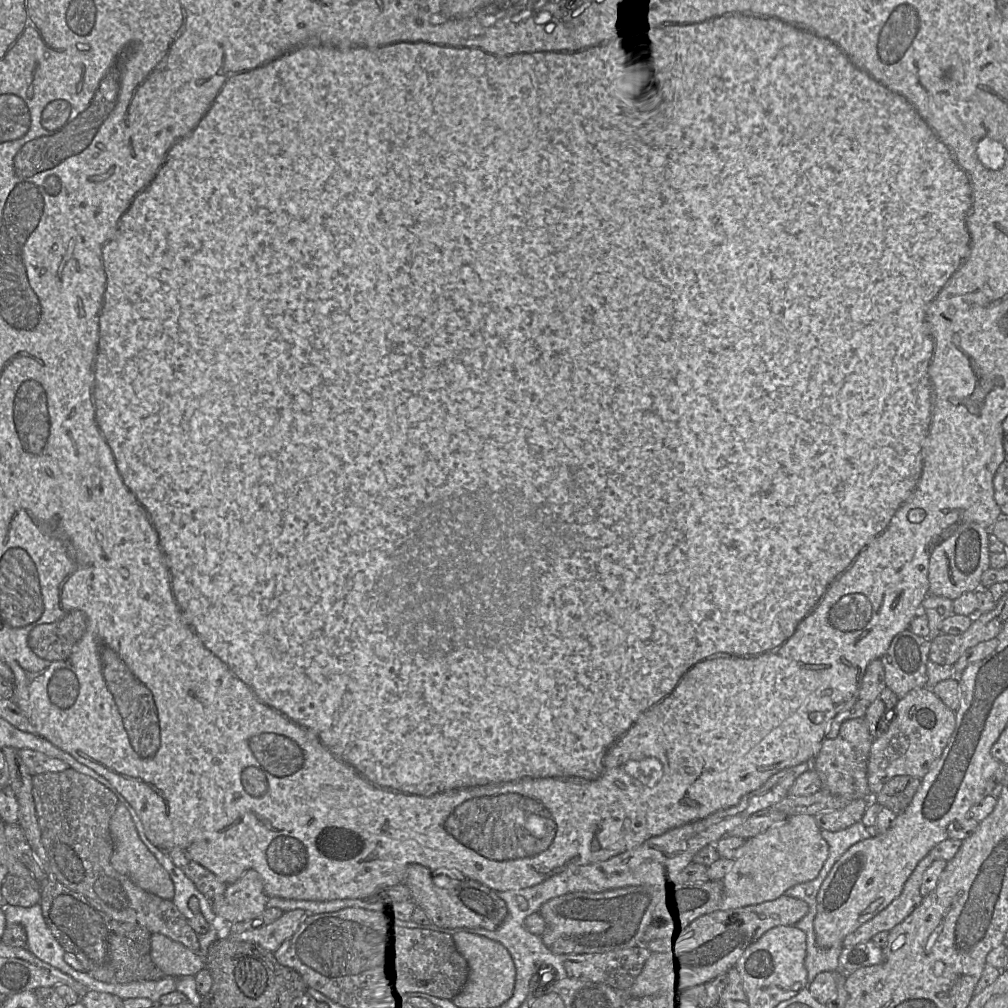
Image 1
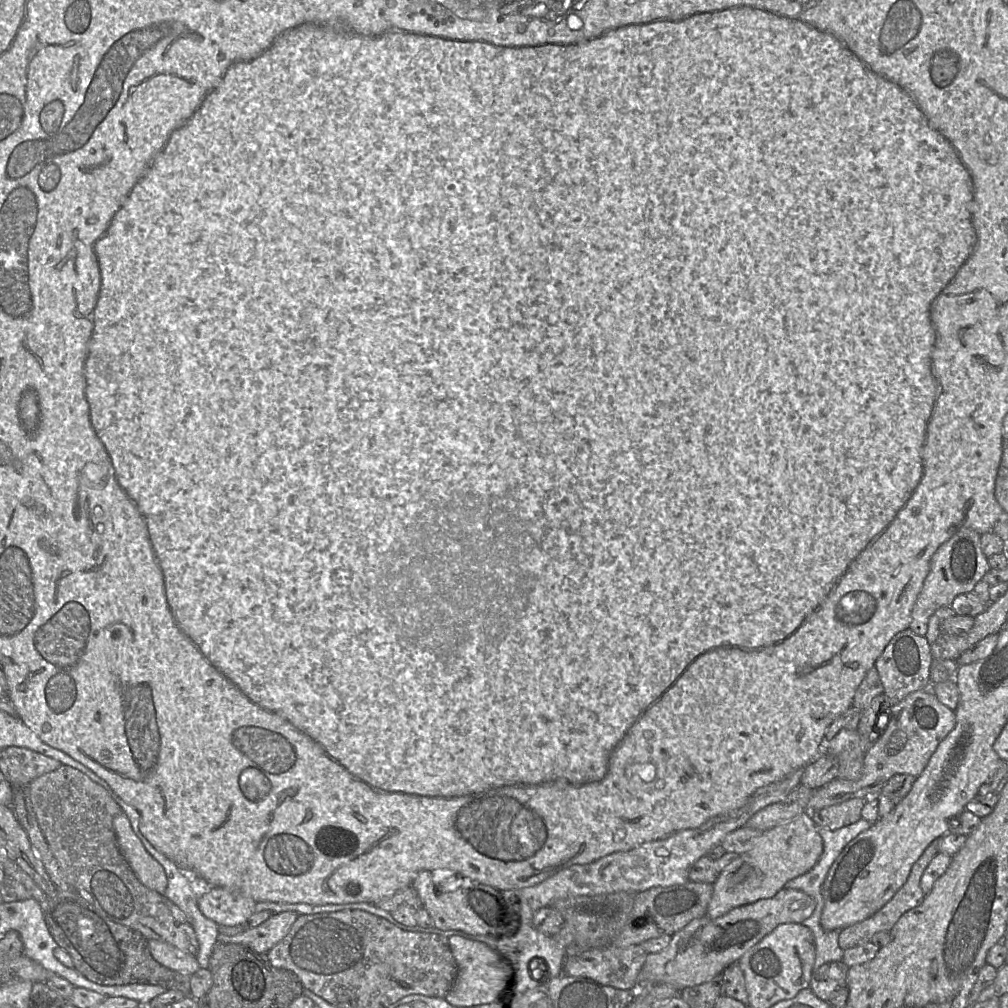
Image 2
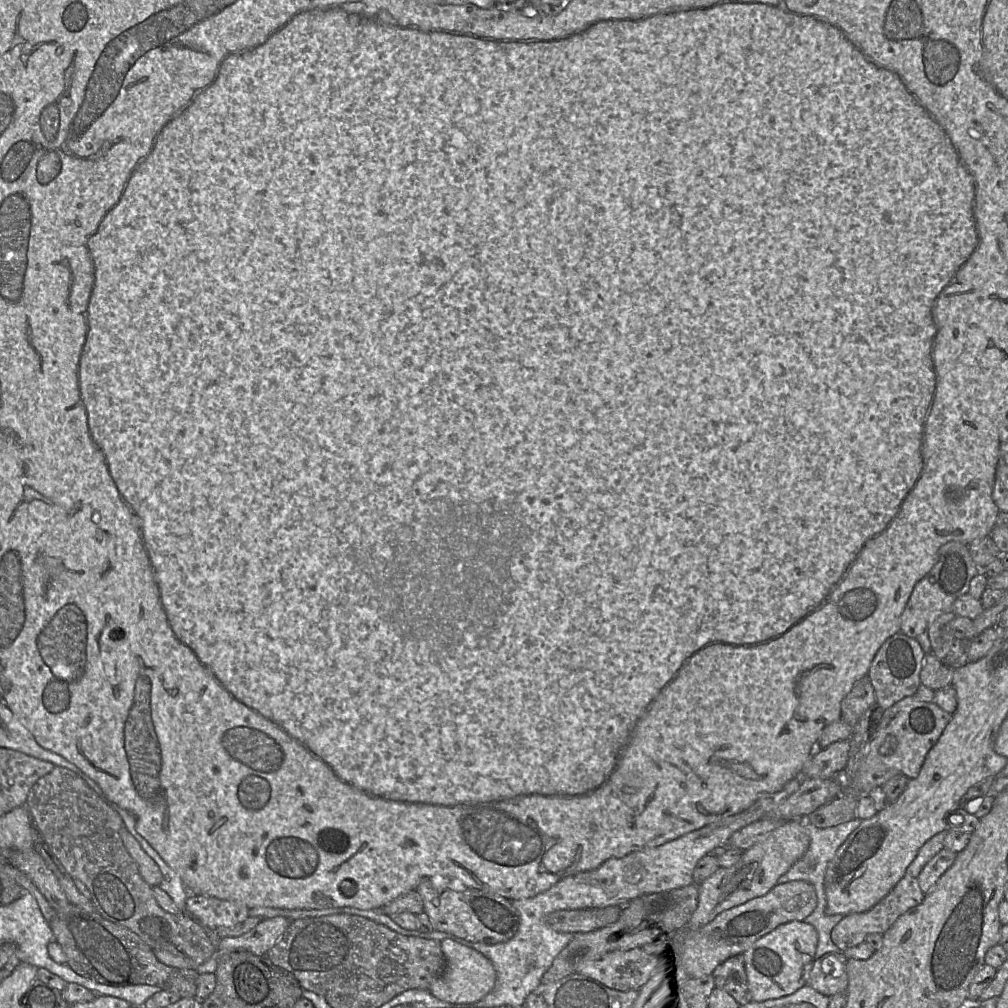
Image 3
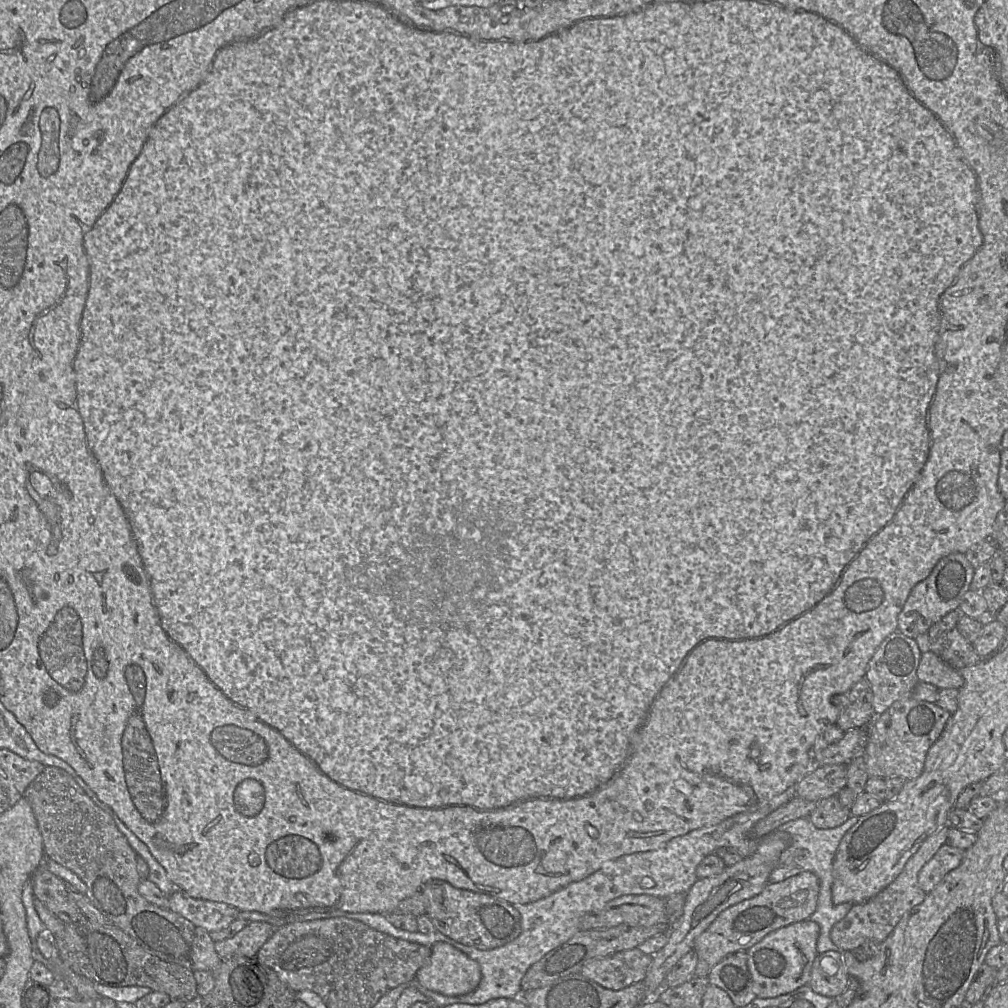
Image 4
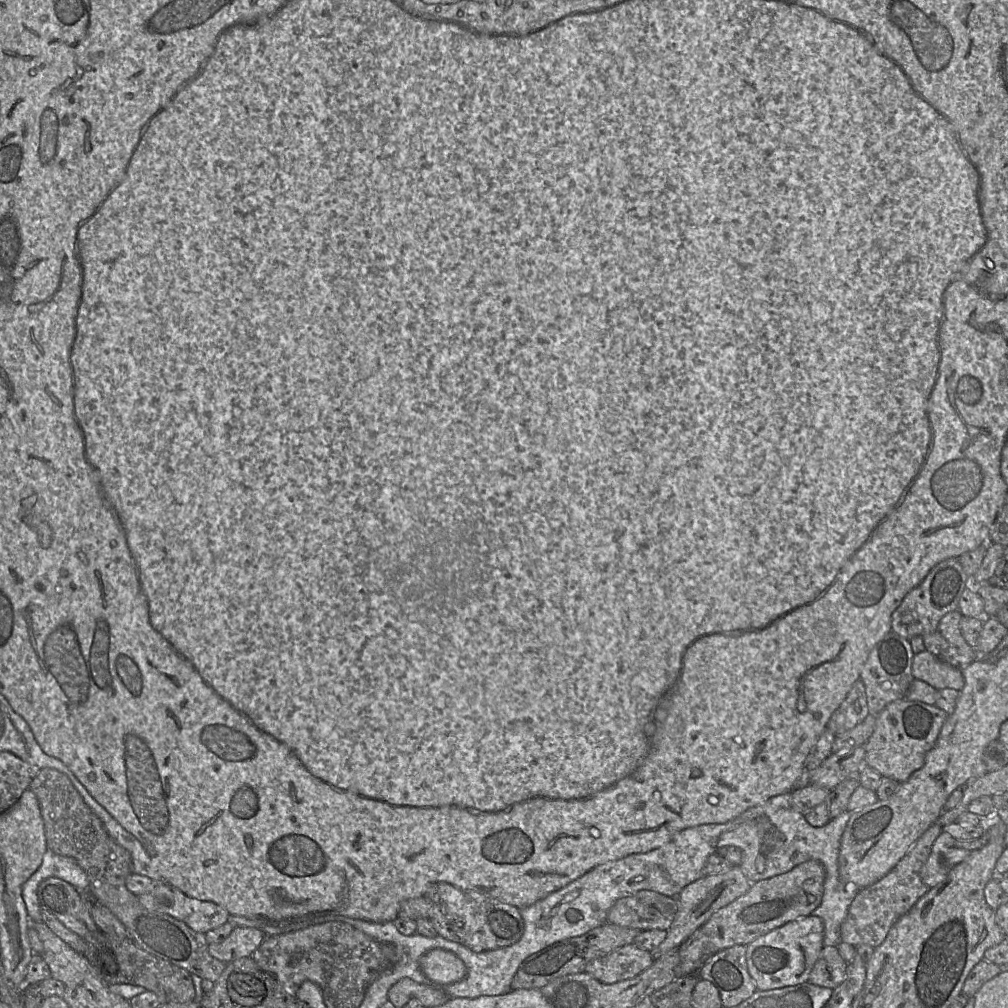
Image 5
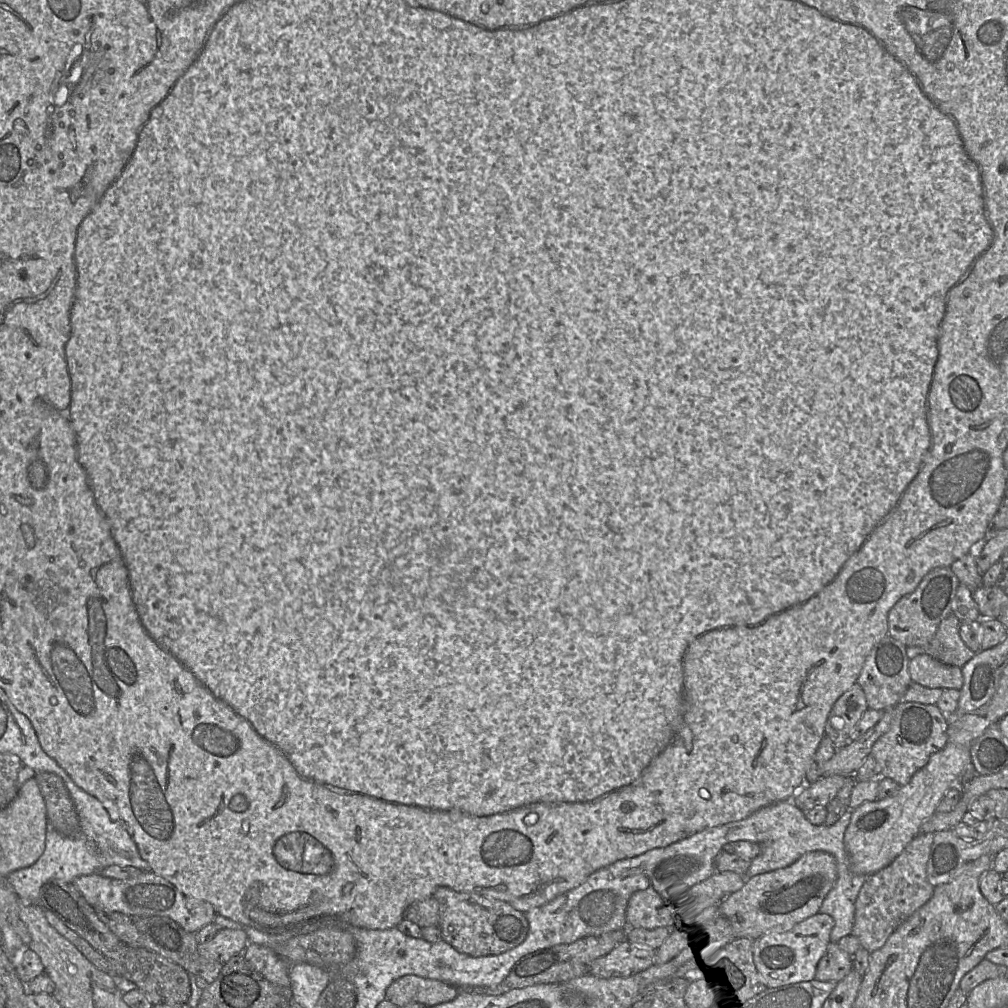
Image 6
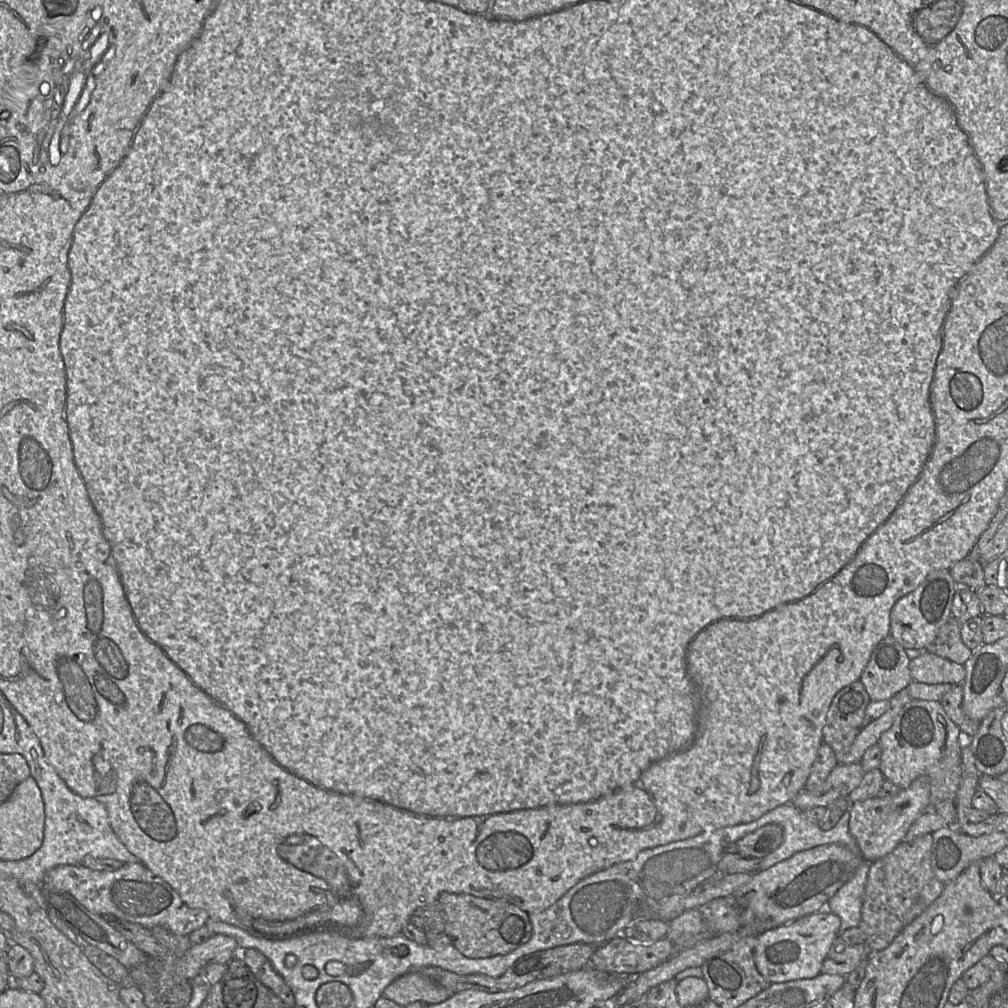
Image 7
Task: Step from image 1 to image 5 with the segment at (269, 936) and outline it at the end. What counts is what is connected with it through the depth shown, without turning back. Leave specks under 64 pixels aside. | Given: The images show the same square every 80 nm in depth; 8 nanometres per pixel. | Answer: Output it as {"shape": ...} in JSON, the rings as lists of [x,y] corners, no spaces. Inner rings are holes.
{"shape":[[[235,927],[221,943],[209,944],[210,955],[224,963],[243,957],[251,957],[253,952],[265,940],[266,935],[258,928]]]}

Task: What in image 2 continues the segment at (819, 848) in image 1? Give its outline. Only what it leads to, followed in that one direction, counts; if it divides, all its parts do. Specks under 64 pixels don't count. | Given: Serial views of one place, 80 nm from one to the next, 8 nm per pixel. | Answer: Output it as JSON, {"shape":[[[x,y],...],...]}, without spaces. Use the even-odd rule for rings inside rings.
{"shape":[[[809,812],[766,830],[748,851],[718,874],[712,884],[713,893],[706,916],[714,919],[738,906],[775,896],[789,880],[811,870],[822,852],[823,840]]]}

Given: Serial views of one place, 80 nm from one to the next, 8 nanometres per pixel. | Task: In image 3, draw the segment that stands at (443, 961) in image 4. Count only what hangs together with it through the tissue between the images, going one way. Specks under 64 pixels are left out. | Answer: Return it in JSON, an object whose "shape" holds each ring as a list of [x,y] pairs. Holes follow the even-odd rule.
{"shape":[[[451,939],[441,940],[440,943],[446,968],[429,987],[432,995],[450,1003],[475,1003],[493,990],[496,983],[496,971],[489,959],[480,952]]]}

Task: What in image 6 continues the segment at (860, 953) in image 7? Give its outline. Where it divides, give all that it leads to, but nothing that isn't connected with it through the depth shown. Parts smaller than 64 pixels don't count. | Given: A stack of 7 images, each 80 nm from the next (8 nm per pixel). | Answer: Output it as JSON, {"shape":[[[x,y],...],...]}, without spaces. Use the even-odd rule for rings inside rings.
{"shape":[[[830,942],[826,953],[817,964],[815,980],[838,984],[852,969],[853,957],[843,951],[838,943]]]}

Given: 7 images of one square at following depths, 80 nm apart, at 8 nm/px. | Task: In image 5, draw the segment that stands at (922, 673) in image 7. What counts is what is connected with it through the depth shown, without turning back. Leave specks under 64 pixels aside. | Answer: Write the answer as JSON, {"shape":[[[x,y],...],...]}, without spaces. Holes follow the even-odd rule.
{"shape":[[[926,650],[915,654],[912,663],[914,679],[924,681],[937,690],[955,689],[960,692],[965,685],[961,670]]]}

